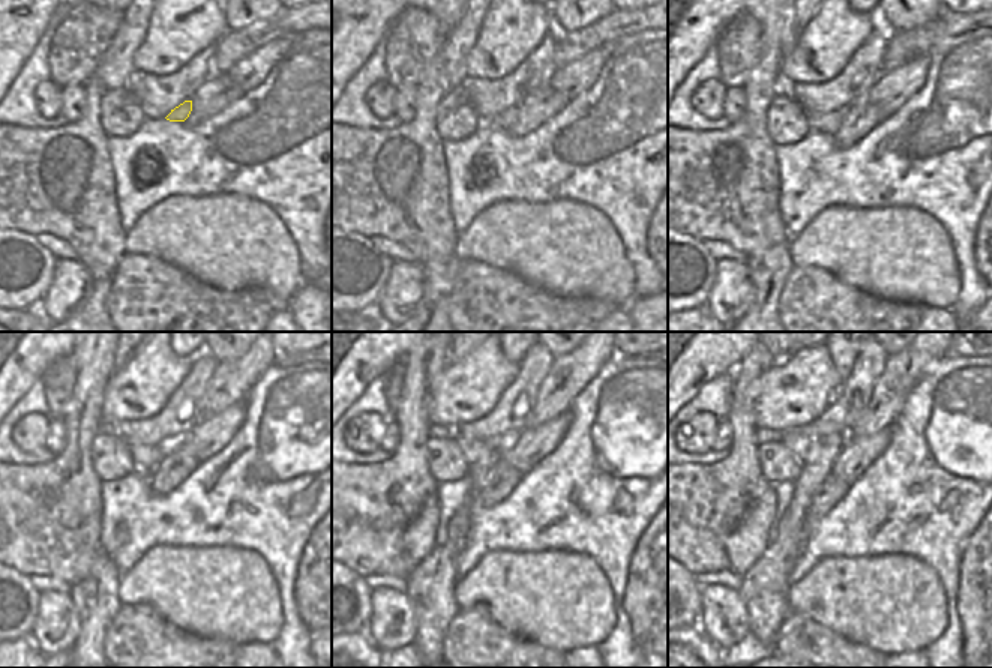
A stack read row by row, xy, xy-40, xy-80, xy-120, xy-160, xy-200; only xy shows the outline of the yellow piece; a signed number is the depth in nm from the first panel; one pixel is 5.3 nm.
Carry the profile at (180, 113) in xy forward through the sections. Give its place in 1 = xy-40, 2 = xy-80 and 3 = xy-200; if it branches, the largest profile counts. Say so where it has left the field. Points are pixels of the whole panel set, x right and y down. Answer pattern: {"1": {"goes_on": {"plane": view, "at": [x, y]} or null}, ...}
{"1": {"goes_on": {"plane": "xy-40", "at": [506, 119]}}, "2": {"goes_on": {"plane": "xy-80", "at": [826, 122]}}, "3": {"goes_on": {"plane": "xy-200", "at": [799, 443]}}}

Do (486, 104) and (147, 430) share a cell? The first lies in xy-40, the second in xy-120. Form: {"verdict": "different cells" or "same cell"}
{"verdict": "same cell"}

